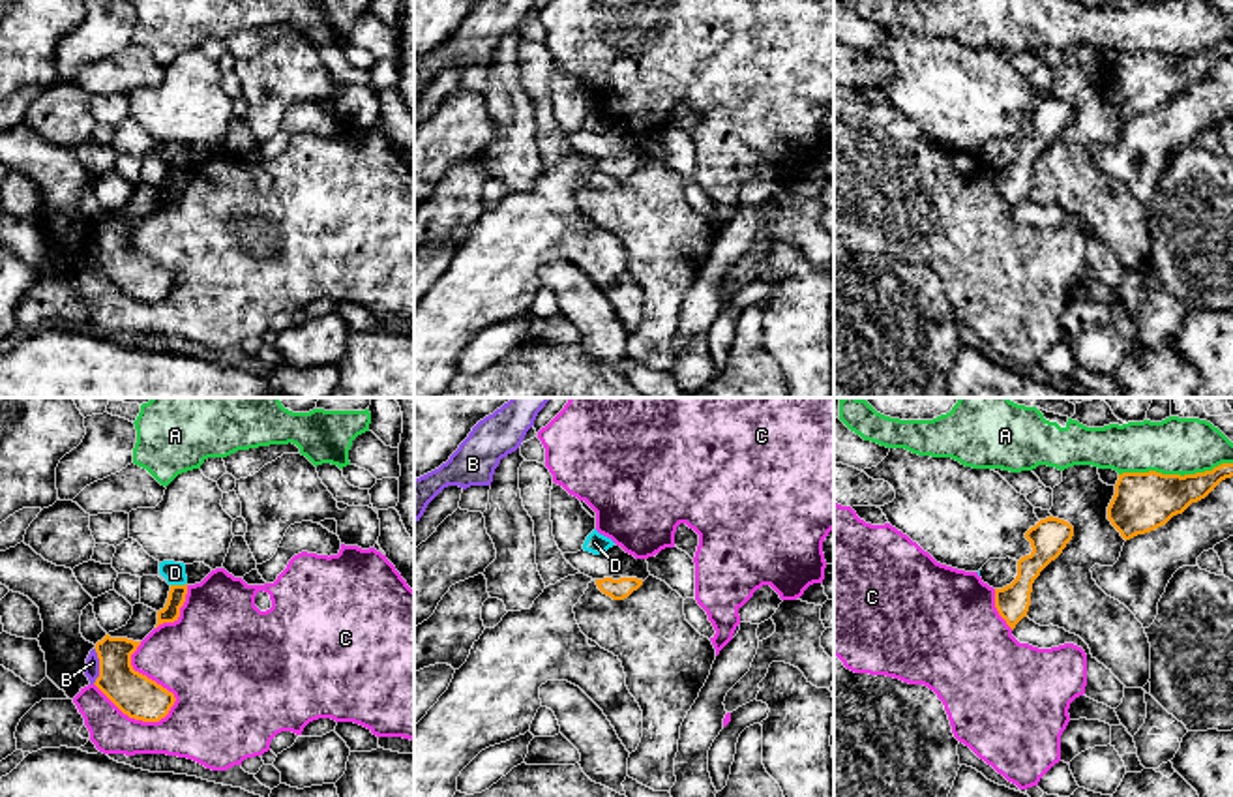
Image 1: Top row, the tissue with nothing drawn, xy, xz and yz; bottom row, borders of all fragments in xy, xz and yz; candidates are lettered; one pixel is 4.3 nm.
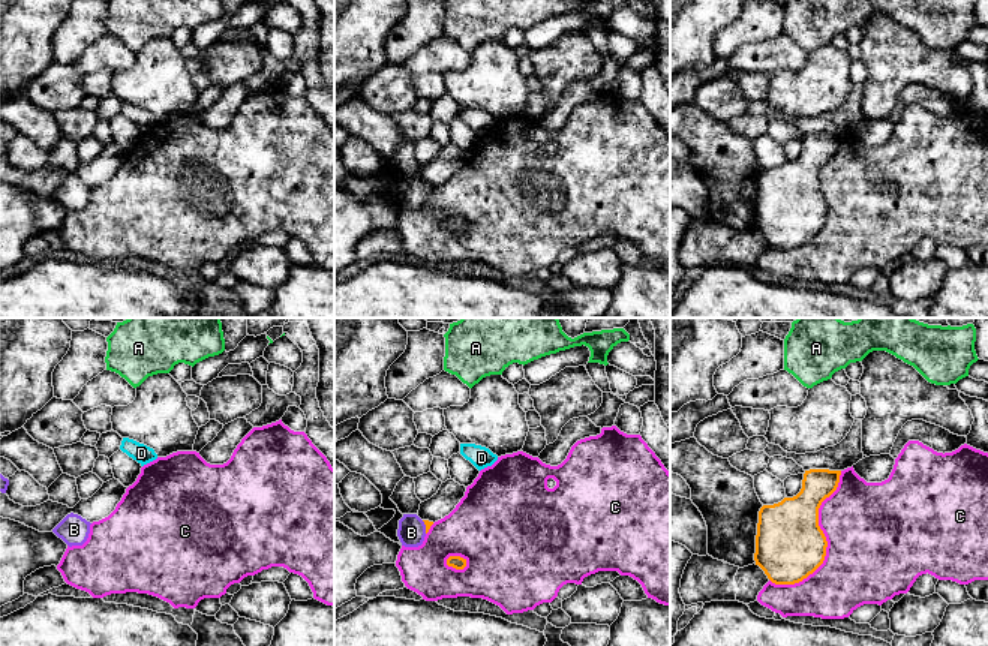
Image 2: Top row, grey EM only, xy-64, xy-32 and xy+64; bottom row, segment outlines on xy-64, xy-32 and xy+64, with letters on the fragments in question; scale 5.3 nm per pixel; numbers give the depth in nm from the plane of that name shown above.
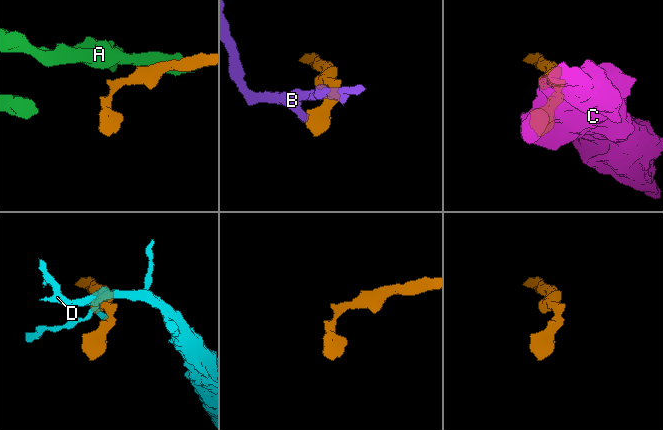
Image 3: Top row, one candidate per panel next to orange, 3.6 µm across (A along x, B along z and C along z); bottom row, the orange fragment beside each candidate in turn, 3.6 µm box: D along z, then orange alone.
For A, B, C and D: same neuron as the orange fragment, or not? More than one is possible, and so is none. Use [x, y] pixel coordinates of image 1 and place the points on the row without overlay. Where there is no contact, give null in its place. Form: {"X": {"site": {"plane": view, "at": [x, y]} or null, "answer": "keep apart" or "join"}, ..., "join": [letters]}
{"A": {"site": {"plane": "yz", "at": [1175, 55]}, "answer": "keep apart"}, "B": {"site": {"plane": "xy", "at": [100, 246]}, "answer": "keep apart"}, "C": {"site": {"plane": "xy", "at": [154, 261]}, "answer": "keep apart"}, "D": {"site": {"plane": "xy", "at": [178, 165]}, "answer": "keep apart"}, "join": []}

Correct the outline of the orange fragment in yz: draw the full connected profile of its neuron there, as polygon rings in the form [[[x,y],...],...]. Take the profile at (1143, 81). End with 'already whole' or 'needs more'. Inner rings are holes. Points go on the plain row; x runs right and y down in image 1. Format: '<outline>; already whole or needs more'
[[[1233,43],[1184,56],[1156,51],[1122,53],[1107,86],[1107,99],[1124,120],[1130,120],[1166,105],[1231,56]]]; already whole

